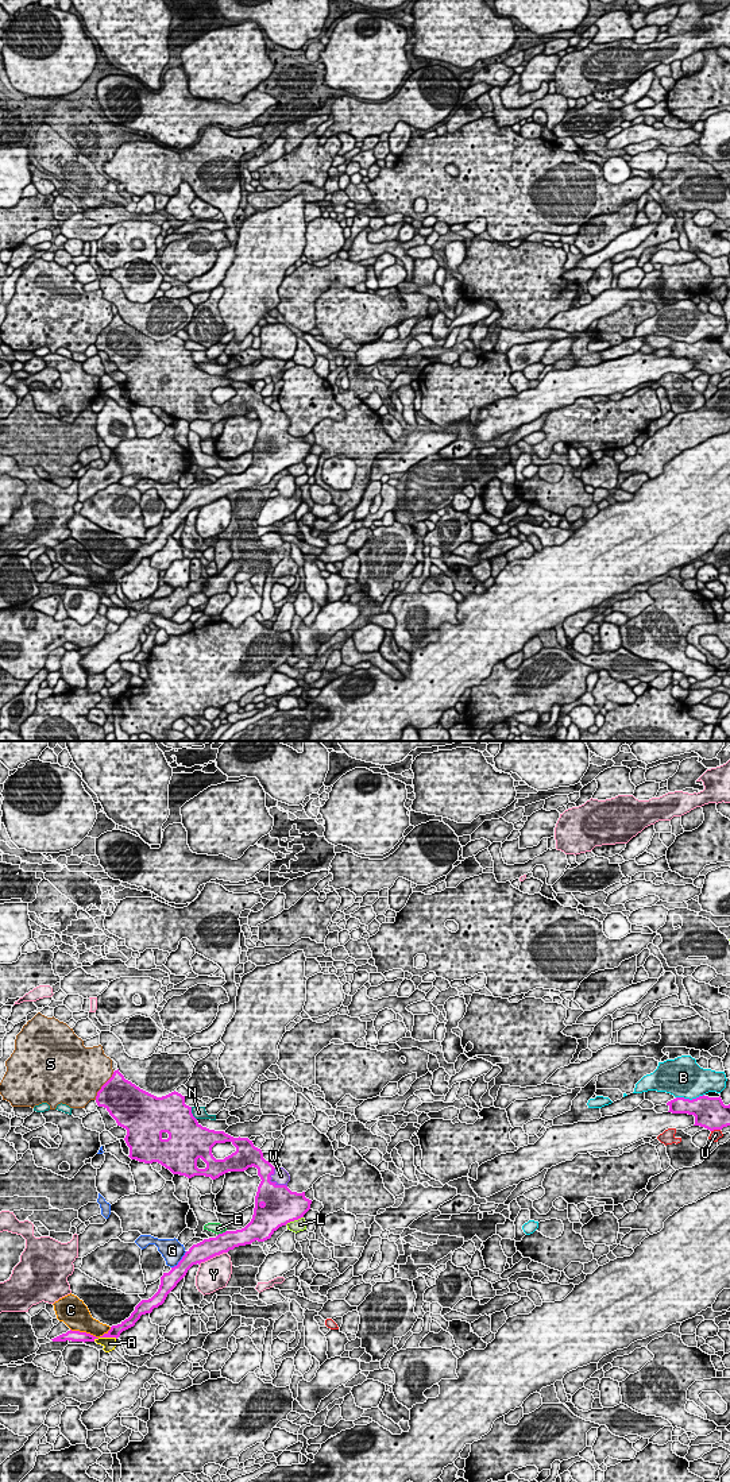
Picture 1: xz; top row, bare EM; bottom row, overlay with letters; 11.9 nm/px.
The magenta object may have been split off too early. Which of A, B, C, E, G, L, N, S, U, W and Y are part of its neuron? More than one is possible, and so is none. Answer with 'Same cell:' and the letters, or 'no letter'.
Same cell: W

